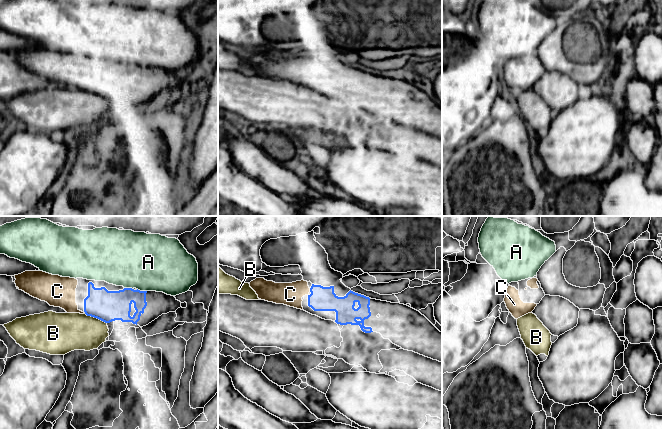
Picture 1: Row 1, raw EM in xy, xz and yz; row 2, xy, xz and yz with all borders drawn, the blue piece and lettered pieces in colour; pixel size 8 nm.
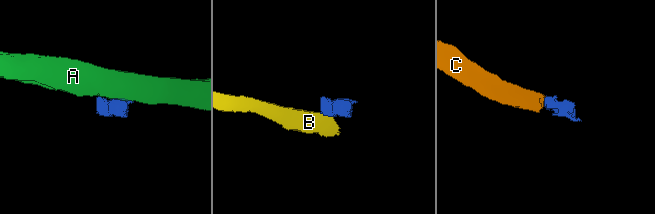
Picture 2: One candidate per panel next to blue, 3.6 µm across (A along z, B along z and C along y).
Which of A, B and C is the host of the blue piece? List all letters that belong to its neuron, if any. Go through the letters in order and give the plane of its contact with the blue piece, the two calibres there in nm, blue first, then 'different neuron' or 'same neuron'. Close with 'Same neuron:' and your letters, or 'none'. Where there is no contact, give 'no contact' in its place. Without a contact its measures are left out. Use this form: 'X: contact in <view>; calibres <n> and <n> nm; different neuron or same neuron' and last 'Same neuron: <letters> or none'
A: contact in xy; calibres 240 and 460 nm; different neuron
B: contact in xy; calibres 260 and 300 nm; different neuron
C: contact in xz; calibres 190 and 190 nm; same neuron
Same neuron: C

